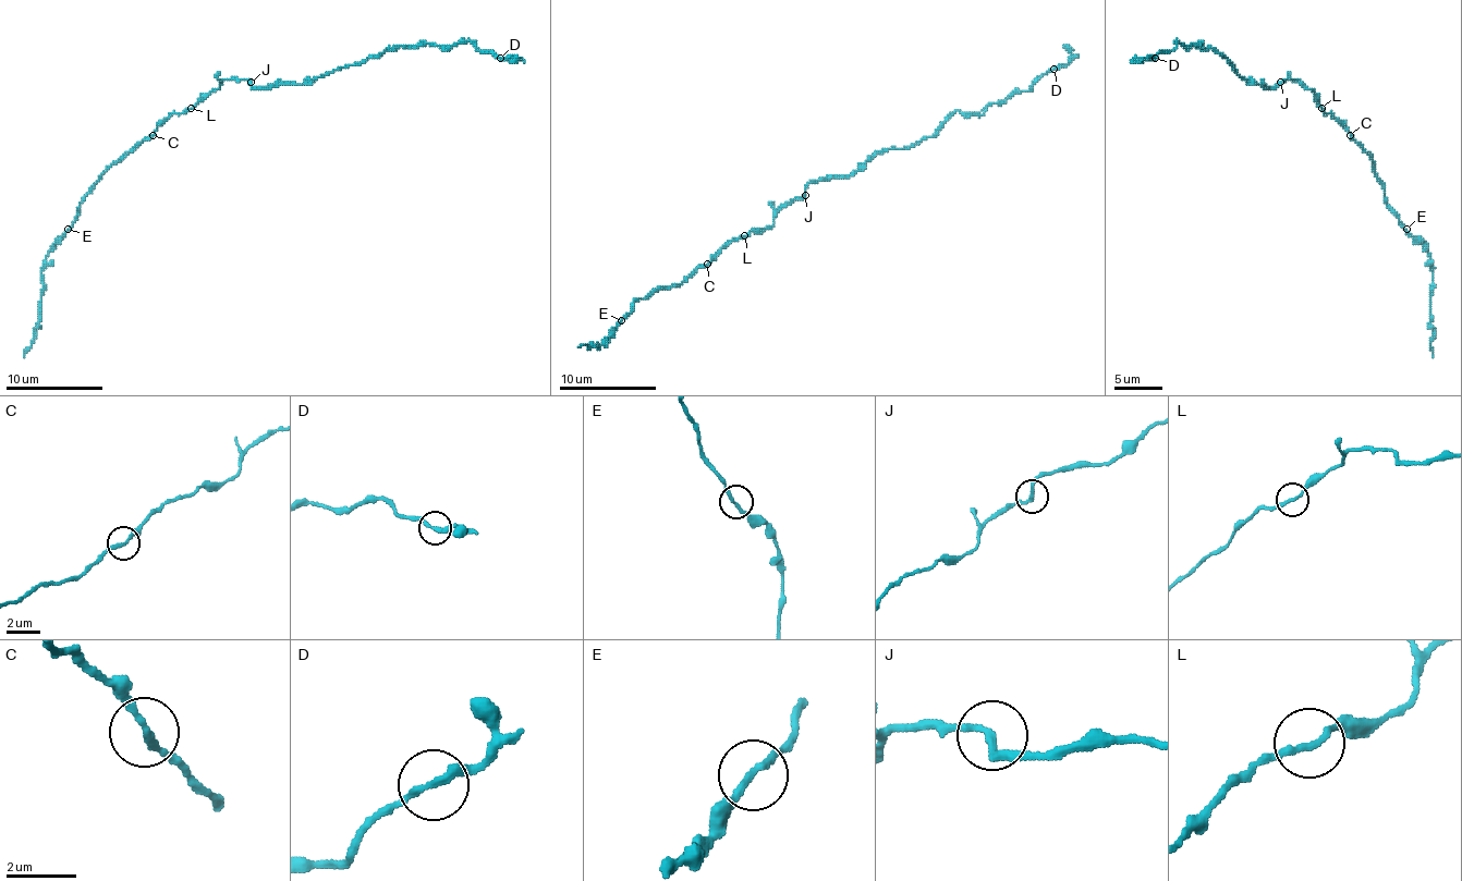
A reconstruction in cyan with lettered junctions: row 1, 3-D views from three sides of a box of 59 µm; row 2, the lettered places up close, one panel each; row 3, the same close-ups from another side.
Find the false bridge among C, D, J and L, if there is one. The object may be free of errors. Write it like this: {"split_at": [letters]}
{"split_at": []}

